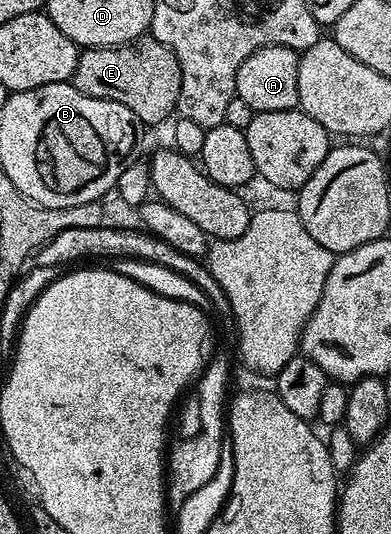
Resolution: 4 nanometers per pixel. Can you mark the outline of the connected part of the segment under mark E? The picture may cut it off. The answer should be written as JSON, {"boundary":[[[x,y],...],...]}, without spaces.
{"boundary":[[[154,38],[137,39],[127,47],[89,47],[81,50],[70,80],[86,97],[109,99],[135,113],[141,124],[171,120],[182,89],[182,69],[178,57]]]}

